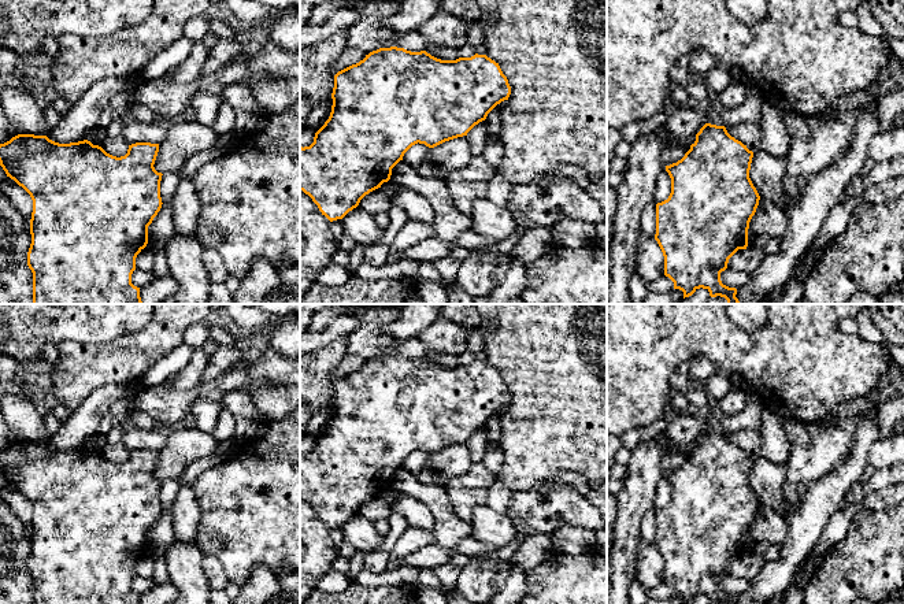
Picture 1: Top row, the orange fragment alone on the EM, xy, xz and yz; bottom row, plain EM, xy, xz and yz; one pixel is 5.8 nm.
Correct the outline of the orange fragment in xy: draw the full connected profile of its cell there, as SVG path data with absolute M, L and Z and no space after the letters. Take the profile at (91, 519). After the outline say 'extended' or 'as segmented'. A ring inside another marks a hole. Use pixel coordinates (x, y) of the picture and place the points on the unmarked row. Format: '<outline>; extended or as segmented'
M18 441L10 448L0 451L0 473L7 483L22 493L33 507L30 526L32 551L27 559L27 572L33 579L33 604L140 604L140 594L131 590L136 577L136 564L148 551L148 533L162 515L160 488L162 479L153 474L159 459L159 451L136 449L129 452L125 463L116 464L107 460L101 453L84 446L70 451L59 451L47 442Z; as segmented

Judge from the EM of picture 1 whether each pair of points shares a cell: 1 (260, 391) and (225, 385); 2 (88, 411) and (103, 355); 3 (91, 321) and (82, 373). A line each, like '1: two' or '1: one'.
1: one
2: two
3: two

